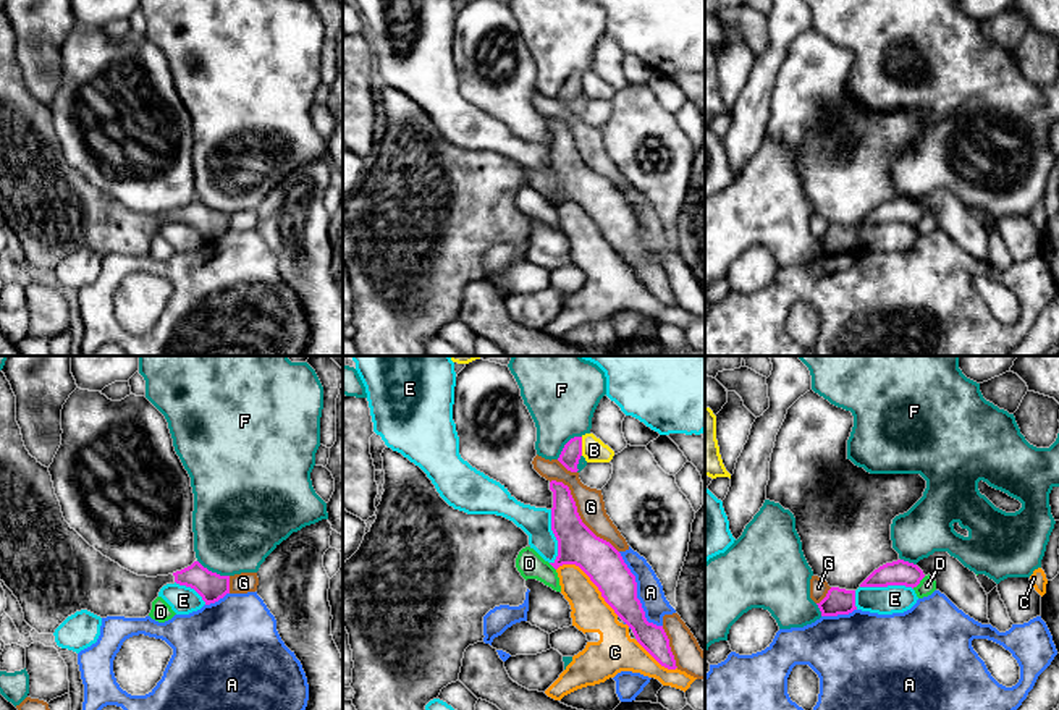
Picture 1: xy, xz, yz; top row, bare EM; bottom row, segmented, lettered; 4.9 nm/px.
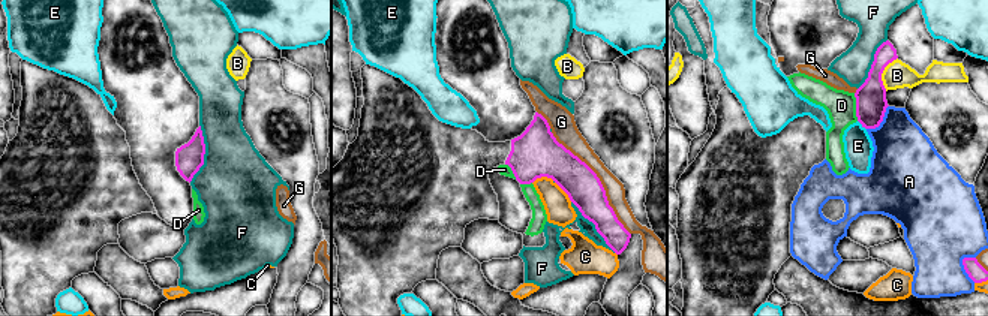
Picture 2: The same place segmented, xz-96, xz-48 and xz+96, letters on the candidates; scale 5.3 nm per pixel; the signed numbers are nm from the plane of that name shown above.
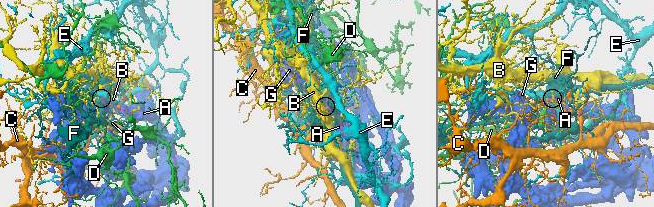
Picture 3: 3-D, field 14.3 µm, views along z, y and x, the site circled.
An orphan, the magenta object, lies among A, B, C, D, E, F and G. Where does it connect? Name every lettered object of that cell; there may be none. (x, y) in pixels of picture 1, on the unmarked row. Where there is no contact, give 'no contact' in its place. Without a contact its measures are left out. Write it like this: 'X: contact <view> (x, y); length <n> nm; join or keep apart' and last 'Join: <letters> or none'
A: contact xz (636, 232); length 440 nm; keep apart
B: contact xz (581, 84); length 100 nm; keep apart
C: contact xz (590, 217); length 400 nm; keep apart
D: contact yz (919, 220); length 90 nm; keep apart
E: contact xz (555, 173); length 280 nm; keep apart
F: contact xy (214, 211); length 180 nm; keep apart
G: contact xz (578, 152); length 500 nm; keep apart
Join: none

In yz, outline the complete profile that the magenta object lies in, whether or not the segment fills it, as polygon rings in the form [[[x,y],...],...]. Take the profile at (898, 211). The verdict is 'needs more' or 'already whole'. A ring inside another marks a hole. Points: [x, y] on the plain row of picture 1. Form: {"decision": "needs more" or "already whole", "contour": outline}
{"decision": "already whole", "contour": [[[897,197],[875,207],[860,225],[905,223],[913,226],[923,215],[925,212],[917,202]]]}

